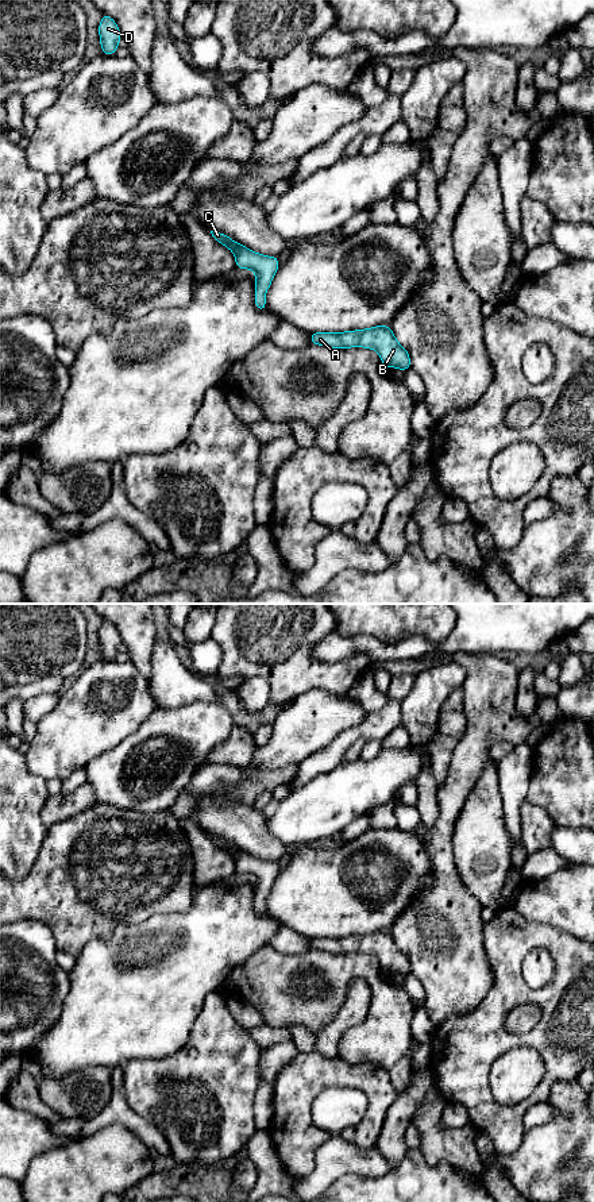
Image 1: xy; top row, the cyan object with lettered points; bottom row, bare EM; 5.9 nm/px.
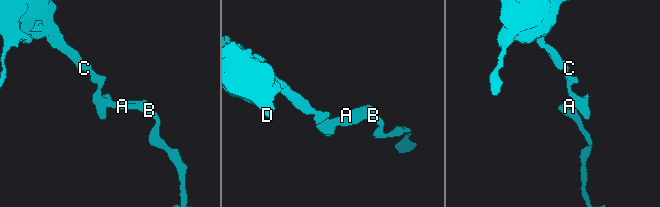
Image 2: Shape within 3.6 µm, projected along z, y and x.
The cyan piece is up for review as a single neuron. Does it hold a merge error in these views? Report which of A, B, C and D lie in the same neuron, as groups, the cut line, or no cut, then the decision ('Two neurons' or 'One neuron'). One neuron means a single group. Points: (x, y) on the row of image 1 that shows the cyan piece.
Groups: A B C D. No split. One neuron

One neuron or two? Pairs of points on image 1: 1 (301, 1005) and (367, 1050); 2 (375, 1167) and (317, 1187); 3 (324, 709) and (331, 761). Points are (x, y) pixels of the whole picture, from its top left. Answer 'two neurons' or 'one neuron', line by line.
1: one neuron
2: one neuron
3: two neurons

